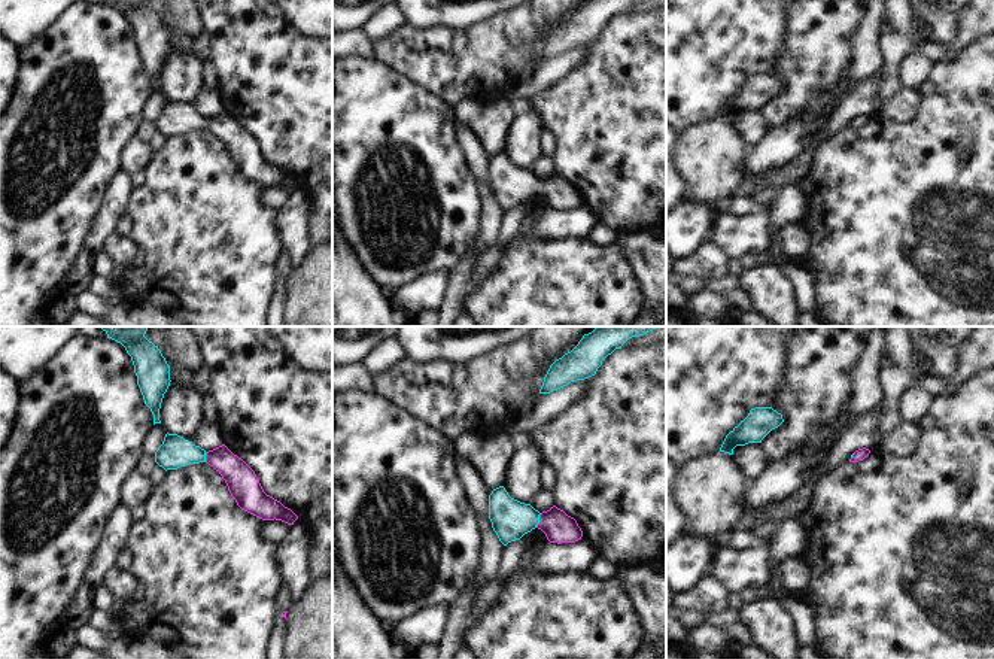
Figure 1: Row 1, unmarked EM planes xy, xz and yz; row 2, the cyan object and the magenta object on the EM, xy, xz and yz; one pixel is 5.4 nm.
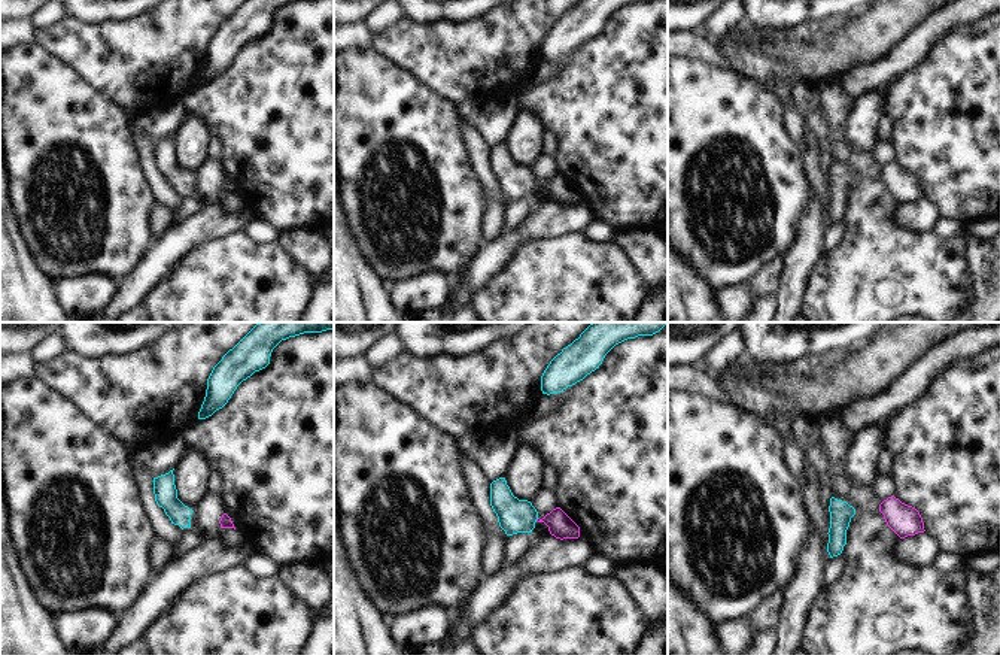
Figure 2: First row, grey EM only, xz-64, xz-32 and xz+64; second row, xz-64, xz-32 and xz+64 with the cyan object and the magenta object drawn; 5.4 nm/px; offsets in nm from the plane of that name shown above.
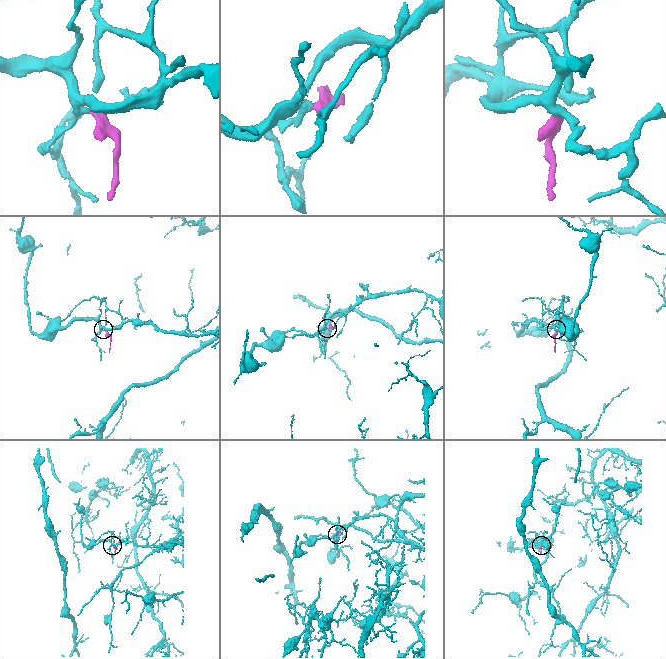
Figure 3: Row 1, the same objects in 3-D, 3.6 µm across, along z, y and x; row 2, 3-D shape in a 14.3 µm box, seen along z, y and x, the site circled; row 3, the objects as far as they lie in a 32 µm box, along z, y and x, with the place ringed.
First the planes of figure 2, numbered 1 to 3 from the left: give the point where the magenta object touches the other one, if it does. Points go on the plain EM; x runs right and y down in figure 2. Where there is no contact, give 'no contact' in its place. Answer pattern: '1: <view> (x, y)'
1: no contact
2: no contact
3: no contact

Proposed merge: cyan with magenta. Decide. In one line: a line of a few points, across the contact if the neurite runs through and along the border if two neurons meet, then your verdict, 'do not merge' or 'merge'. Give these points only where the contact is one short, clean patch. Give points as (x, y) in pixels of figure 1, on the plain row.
xz (511, 185), (538, 187), (553, 188), (558, 193) | merge

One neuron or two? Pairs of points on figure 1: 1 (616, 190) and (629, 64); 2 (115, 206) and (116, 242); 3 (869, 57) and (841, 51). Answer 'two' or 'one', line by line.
1: one
2: two
3: two

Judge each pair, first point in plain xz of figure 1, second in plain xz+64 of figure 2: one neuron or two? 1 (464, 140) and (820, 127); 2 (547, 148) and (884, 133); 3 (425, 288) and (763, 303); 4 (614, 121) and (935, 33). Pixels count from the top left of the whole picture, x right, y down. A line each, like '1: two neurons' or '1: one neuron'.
1: two neurons
2: one neuron
3: two neurons
4: two neurons

